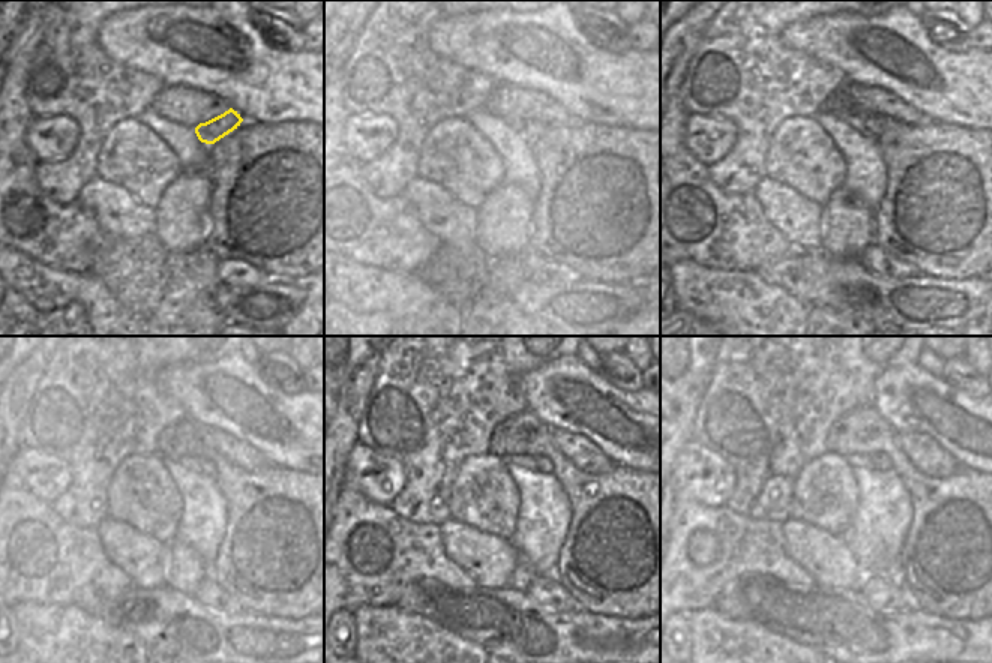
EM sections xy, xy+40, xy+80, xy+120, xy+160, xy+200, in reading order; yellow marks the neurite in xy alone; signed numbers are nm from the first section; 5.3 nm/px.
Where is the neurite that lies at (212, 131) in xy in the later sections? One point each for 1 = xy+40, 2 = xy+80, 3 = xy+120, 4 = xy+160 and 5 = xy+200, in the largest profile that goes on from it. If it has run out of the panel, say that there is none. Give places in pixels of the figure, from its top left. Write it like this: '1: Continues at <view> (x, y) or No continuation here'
1: Continues at xy+40 (536, 129)
2: Continues at xy+80 (874, 125)
3: Continues at xy+120 (207, 467)
4: Continues at xy+160 (544, 465)
5: Continues at xy+200 (880, 461).

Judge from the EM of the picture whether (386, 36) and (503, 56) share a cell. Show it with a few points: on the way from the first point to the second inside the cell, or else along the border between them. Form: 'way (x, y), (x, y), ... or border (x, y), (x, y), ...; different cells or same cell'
border (440, 17), (429, 29), (429, 45), (458, 65); different cells

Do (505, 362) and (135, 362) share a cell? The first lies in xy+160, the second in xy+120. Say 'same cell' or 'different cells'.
same cell

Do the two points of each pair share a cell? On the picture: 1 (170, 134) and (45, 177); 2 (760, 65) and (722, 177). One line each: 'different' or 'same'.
1: different
2: same

